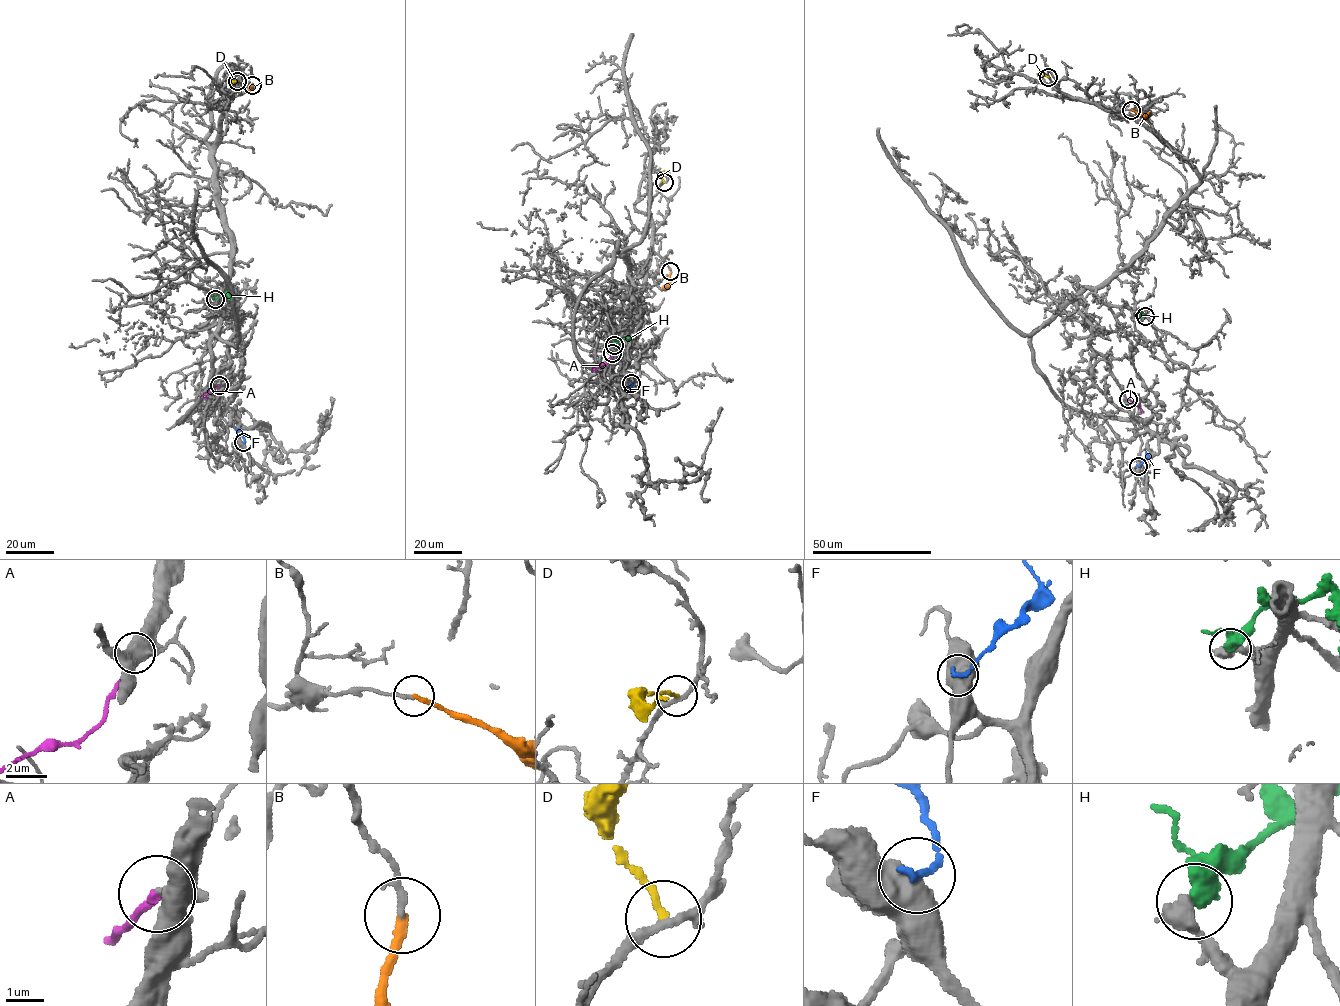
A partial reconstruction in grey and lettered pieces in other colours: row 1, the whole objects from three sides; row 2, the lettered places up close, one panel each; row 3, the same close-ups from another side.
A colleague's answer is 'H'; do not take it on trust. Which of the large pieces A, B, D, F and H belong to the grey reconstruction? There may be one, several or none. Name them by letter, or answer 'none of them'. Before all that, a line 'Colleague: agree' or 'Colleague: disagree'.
Colleague: disagree
none of them

